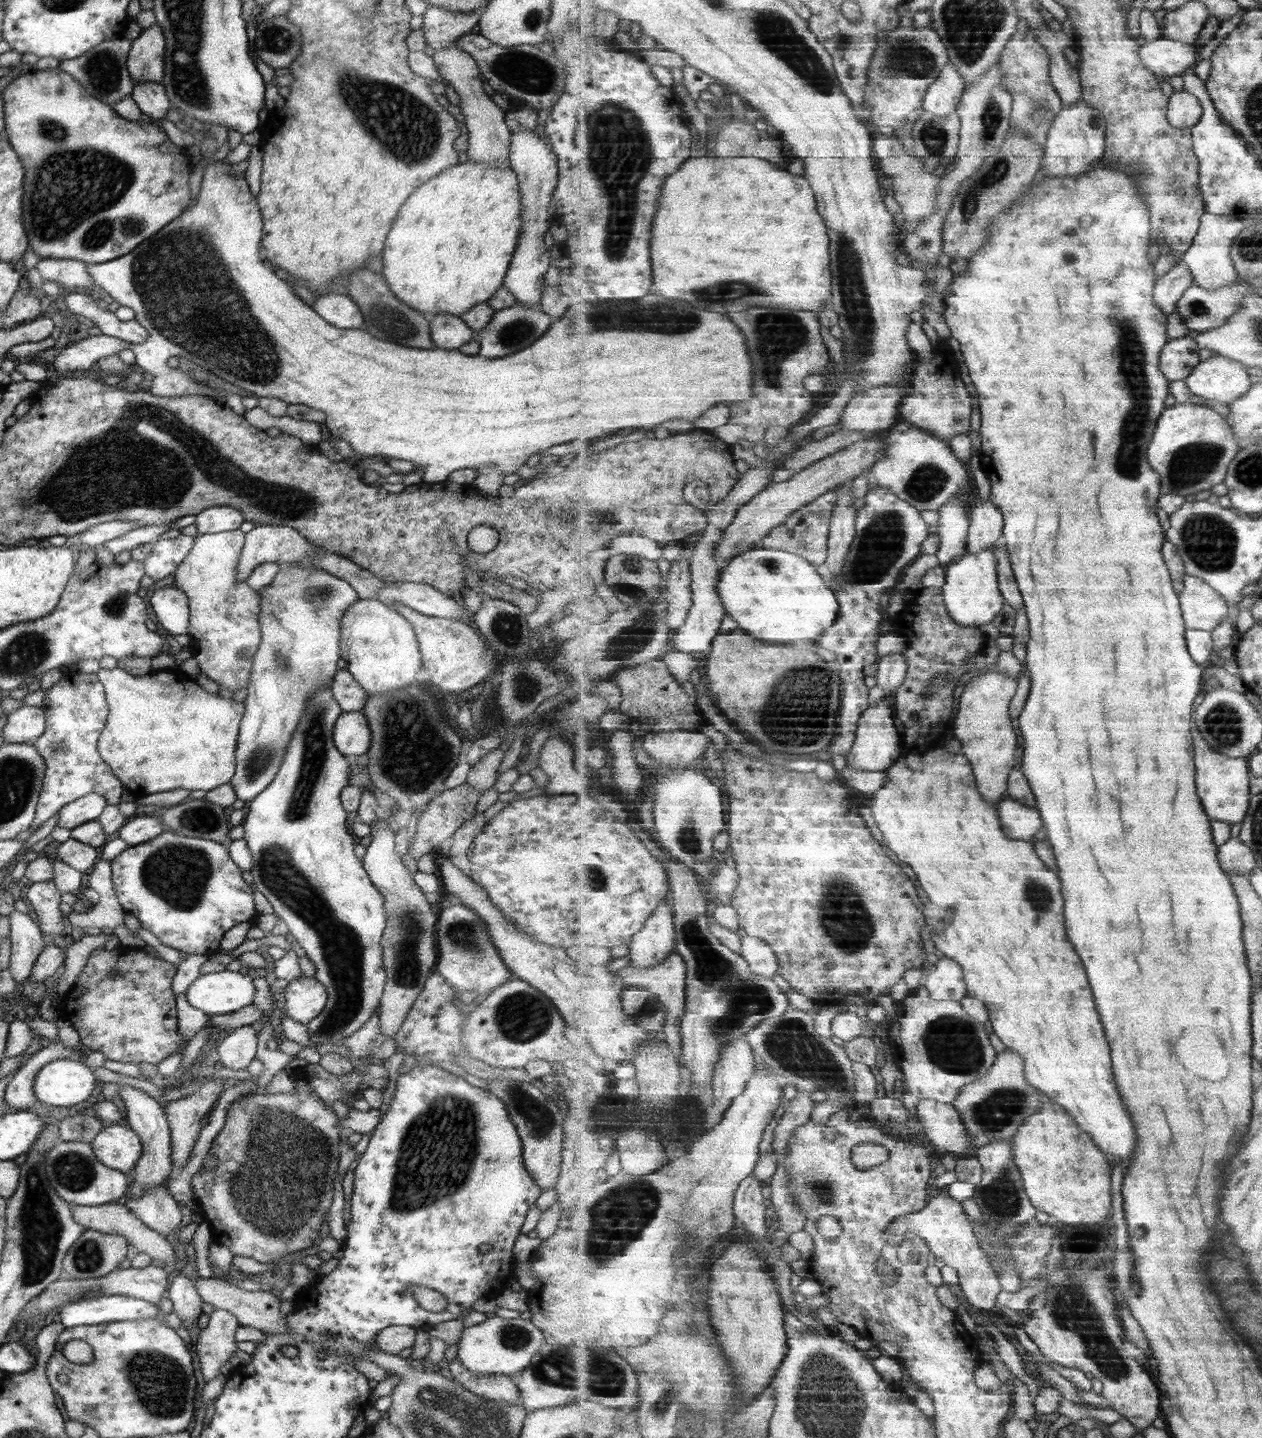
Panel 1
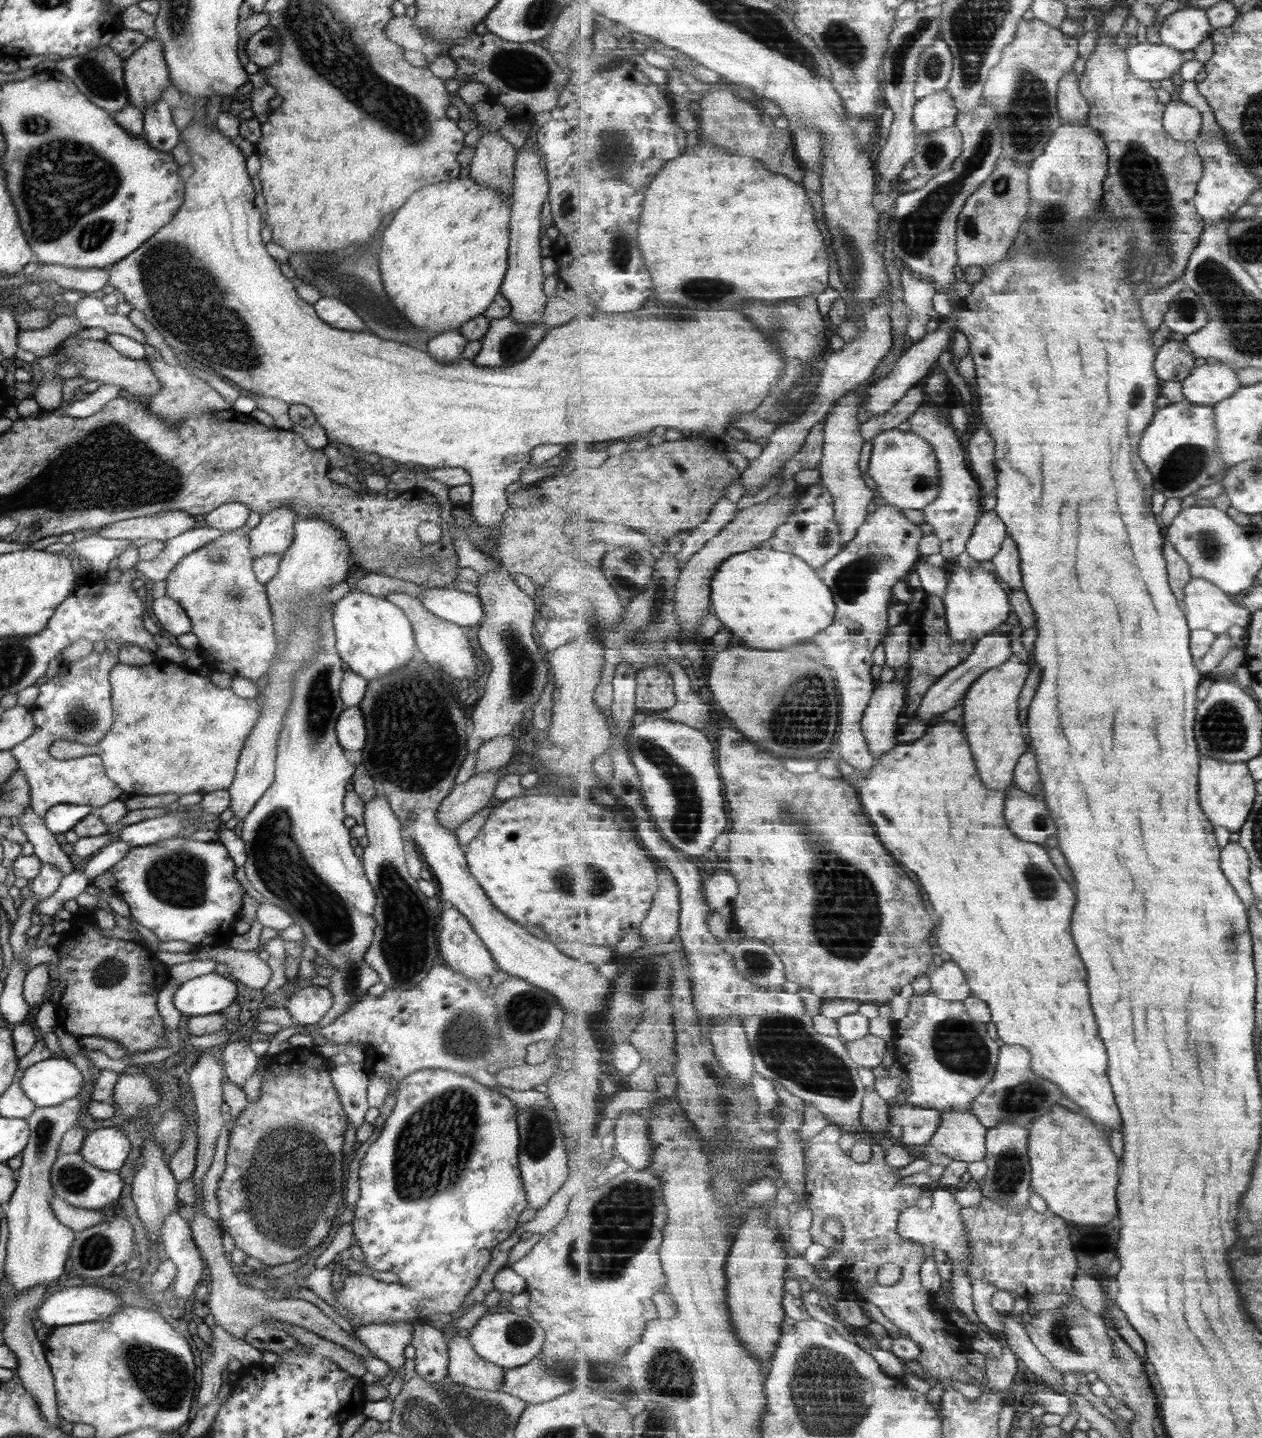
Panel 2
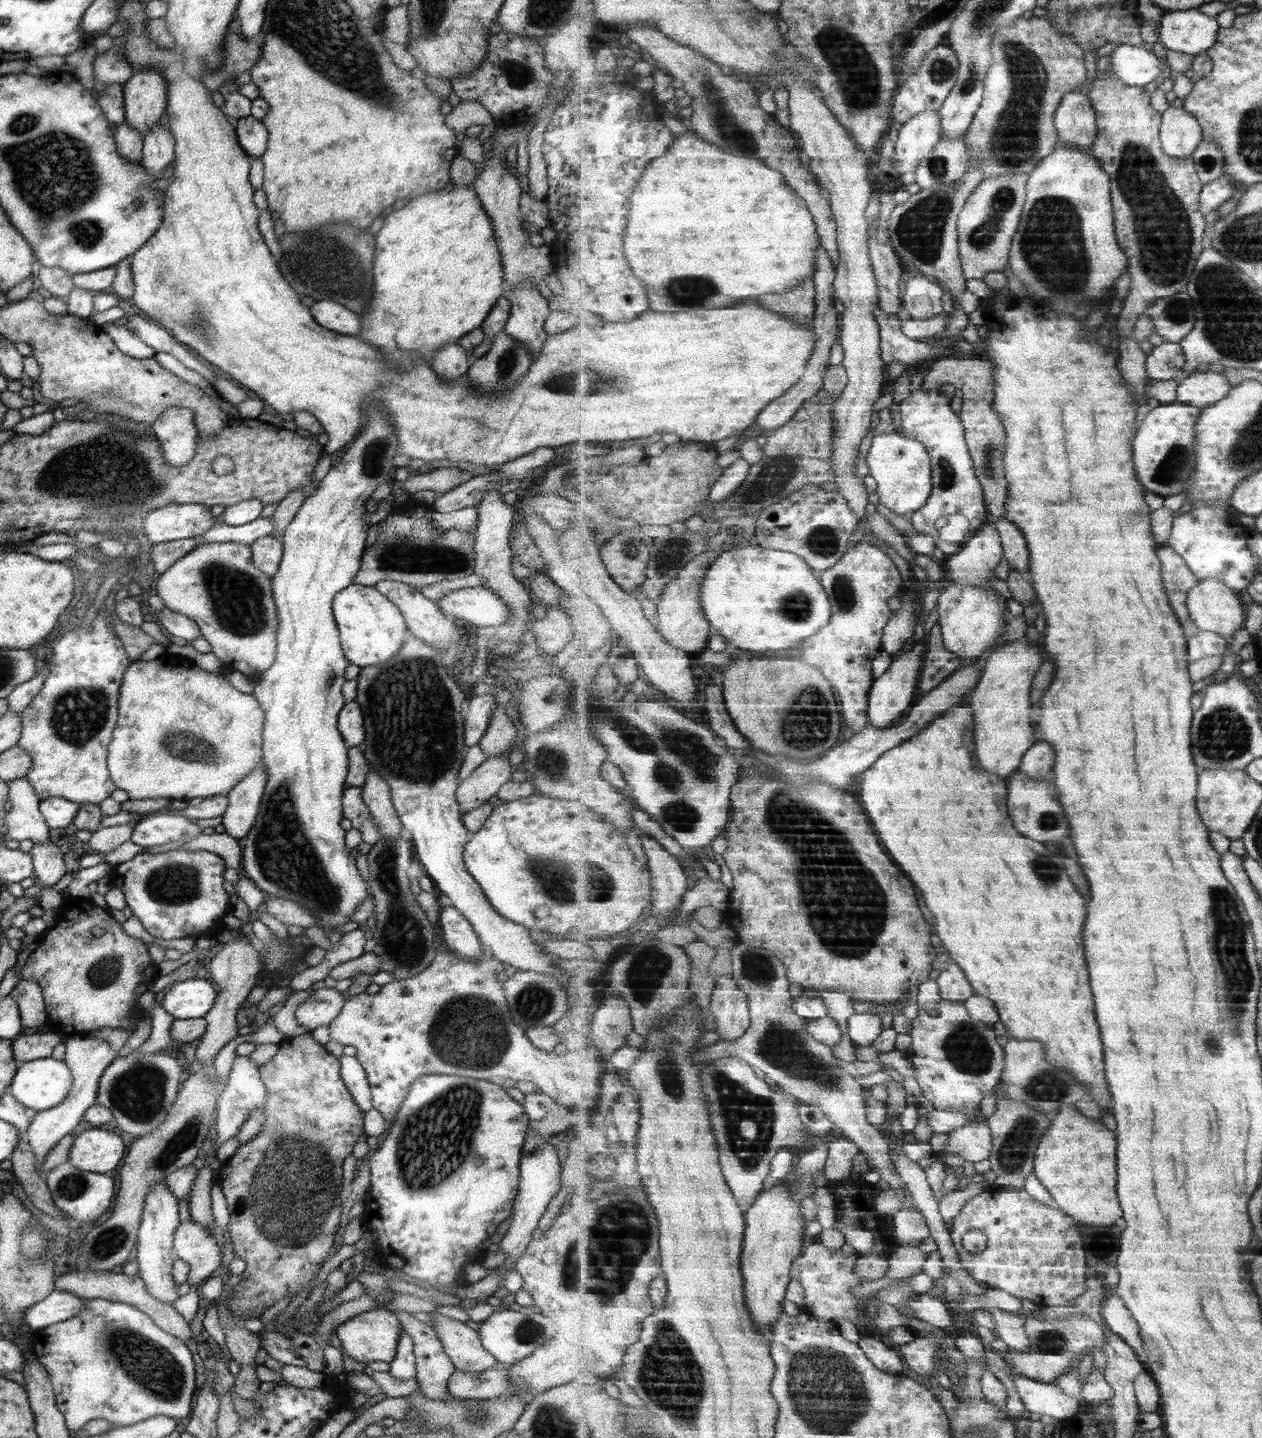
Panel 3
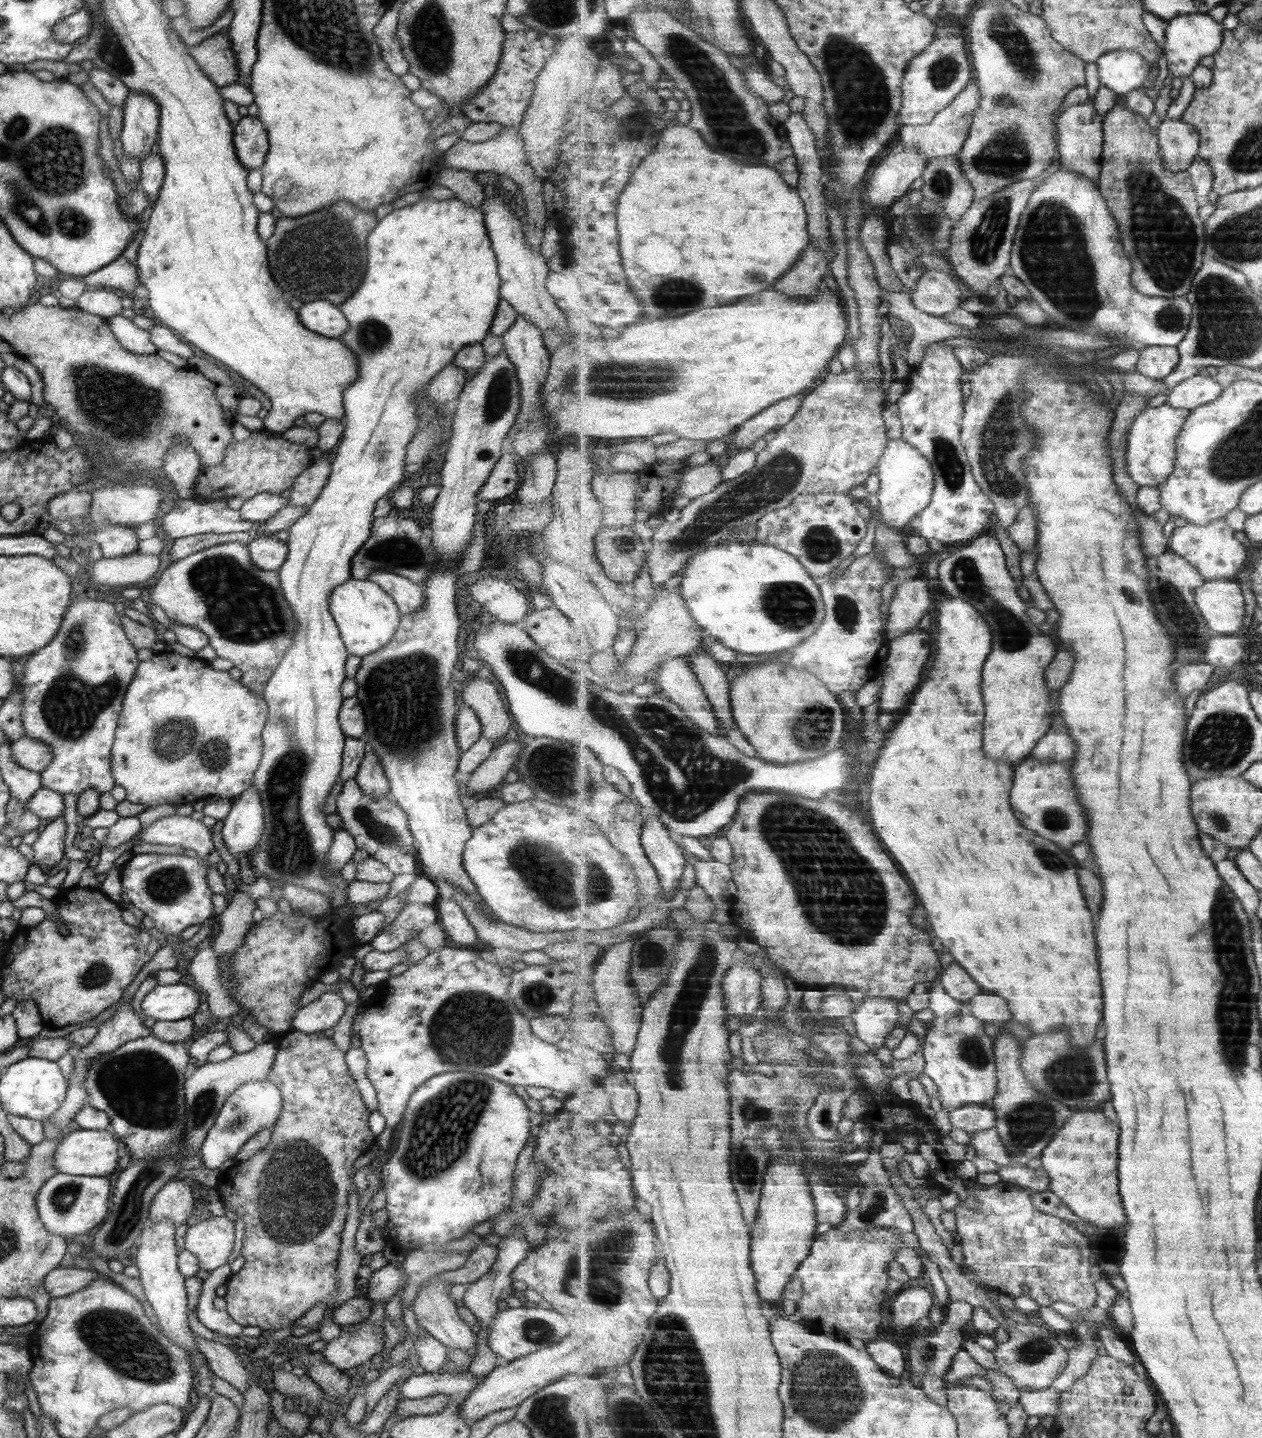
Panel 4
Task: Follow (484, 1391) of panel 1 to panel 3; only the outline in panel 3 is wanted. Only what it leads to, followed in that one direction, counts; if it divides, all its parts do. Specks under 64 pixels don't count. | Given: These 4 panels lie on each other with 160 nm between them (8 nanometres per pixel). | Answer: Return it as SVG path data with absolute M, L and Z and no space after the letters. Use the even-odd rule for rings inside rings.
M435 1311L428 1312L428 1315L431 1317L429 1326L435 1331L443 1352L455 1369L479 1373L494 1368L497 1361L481 1346L475 1326Z

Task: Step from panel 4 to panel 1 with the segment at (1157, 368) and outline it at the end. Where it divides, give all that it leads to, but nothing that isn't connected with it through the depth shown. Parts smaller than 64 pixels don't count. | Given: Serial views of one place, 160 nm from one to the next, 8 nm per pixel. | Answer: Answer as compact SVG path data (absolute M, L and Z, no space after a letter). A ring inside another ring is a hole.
M1190 337L1170 339L1163 347L1160 366L1163 374L1171 380L1186 380L1201 363L1200 346L1196 339Z

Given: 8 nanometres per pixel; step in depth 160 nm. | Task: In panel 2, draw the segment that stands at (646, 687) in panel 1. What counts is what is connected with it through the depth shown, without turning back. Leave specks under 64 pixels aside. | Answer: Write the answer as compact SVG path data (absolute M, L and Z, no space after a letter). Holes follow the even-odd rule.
M639 667L637 680L636 703L640 713L667 710L678 703L674 677L665 667Z

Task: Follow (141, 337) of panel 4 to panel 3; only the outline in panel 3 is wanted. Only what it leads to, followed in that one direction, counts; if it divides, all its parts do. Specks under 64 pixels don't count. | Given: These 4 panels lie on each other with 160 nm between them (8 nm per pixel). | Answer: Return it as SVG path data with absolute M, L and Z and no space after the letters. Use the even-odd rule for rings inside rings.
M113 321L105 322L99 327L107 336L111 337L113 344L125 355L141 360L151 358L156 353L147 346L134 332L123 325L115 326Z

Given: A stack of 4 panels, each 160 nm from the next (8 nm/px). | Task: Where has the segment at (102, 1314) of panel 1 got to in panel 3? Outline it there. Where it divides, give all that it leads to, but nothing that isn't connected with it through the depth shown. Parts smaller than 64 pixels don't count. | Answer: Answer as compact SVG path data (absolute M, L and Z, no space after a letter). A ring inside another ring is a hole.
M53 1289L47 1298L26 1308L21 1315L22 1324L27 1324L32 1332L50 1324L63 1322L75 1316L82 1307L83 1299L70 1292Z

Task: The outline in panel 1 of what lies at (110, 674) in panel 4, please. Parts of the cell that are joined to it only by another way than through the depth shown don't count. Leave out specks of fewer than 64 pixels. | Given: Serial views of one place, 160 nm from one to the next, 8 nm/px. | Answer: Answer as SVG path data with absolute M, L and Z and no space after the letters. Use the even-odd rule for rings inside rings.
M79 672L68 682L59 681L58 678L50 688L45 688L40 709L44 714L44 729L31 744L43 759L44 771L34 817L28 829L36 830L62 806L89 793L101 795L107 805L116 805L123 786L101 760L96 749L108 715L108 704L97 675Z

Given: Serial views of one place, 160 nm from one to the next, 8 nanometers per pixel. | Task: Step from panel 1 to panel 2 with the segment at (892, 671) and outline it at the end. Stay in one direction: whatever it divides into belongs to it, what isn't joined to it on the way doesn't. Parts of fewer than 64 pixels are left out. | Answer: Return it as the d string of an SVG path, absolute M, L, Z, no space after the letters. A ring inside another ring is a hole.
M899 623L891 627L884 638L885 664L893 670L909 664L910 654L913 652L909 642L912 633L913 627L909 623Z

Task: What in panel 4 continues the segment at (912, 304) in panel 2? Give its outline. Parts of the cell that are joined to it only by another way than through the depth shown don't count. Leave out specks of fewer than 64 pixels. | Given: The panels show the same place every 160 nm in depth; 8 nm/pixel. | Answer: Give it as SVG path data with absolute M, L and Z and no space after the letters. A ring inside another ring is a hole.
M941 268L929 270L919 279L916 289L911 293L913 304L933 316L955 312L965 299L961 298L959 278Z

